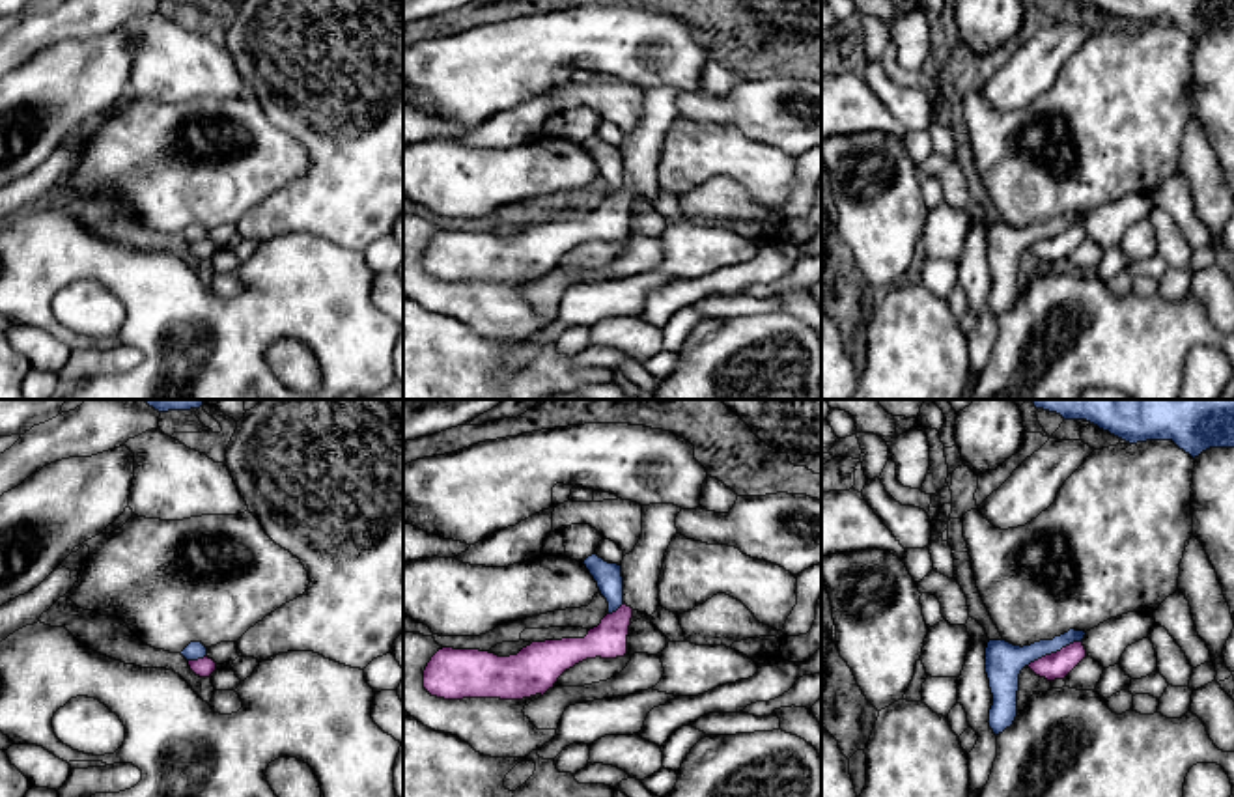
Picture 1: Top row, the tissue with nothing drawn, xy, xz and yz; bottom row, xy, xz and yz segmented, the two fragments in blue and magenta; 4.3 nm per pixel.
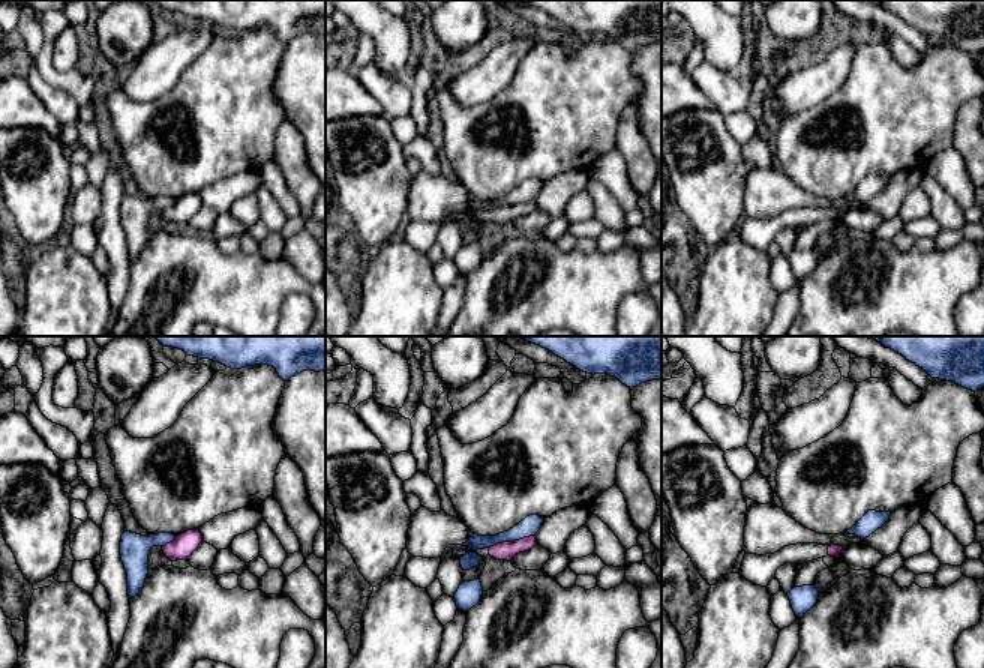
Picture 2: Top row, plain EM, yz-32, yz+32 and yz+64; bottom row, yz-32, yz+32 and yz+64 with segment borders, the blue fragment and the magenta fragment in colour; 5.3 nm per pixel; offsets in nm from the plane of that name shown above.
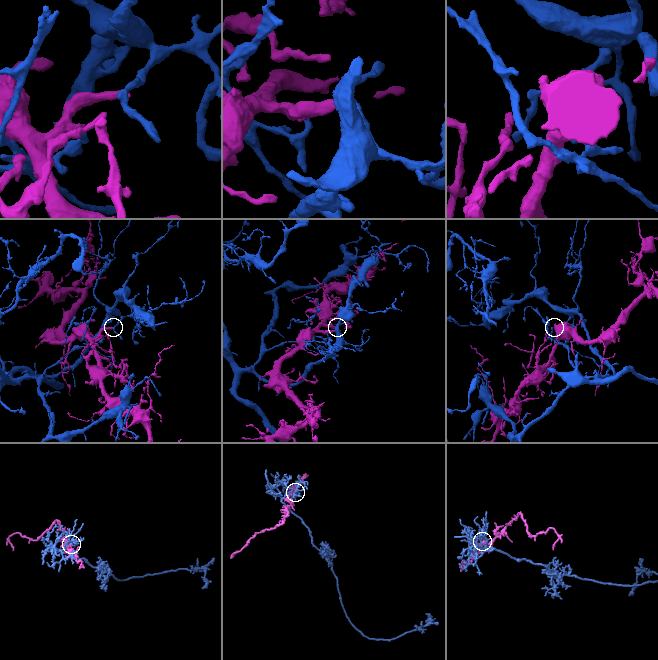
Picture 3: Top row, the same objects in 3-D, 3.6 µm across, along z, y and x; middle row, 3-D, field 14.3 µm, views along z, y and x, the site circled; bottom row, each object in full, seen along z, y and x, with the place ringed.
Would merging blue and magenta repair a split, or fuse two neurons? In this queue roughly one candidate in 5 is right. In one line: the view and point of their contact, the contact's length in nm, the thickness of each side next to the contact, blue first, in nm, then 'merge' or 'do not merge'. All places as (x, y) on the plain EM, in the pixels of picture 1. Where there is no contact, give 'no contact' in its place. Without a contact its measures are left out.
contact yz (1053, 234); length 260 nm; calibres 160 and 110 nm; do not merge

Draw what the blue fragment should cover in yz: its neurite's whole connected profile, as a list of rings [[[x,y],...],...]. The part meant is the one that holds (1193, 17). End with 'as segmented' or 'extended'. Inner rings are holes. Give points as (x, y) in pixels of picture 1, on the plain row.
[[[1064,0],[1064,2],[1087,2],[1129,26],[1146,22],[1172,22],[1180,32],[1189,35],[1193,41],[1210,30],[1234,30],[1234,0]]]; as segmented

